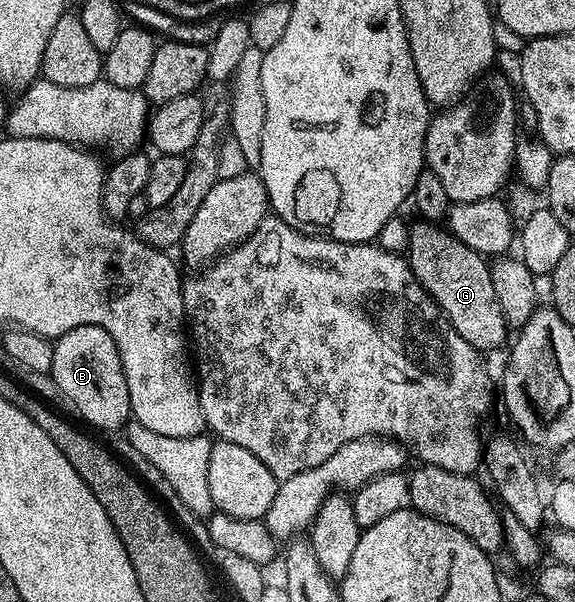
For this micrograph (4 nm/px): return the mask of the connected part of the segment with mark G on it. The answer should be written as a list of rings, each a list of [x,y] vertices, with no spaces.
[[[425,220],[415,223],[410,226],[408,261],[418,283],[430,291],[438,307],[448,316],[452,328],[456,328],[468,344],[480,352],[496,349],[505,340],[508,327],[492,288],[487,259],[468,248],[468,244],[460,244],[449,229]]]

